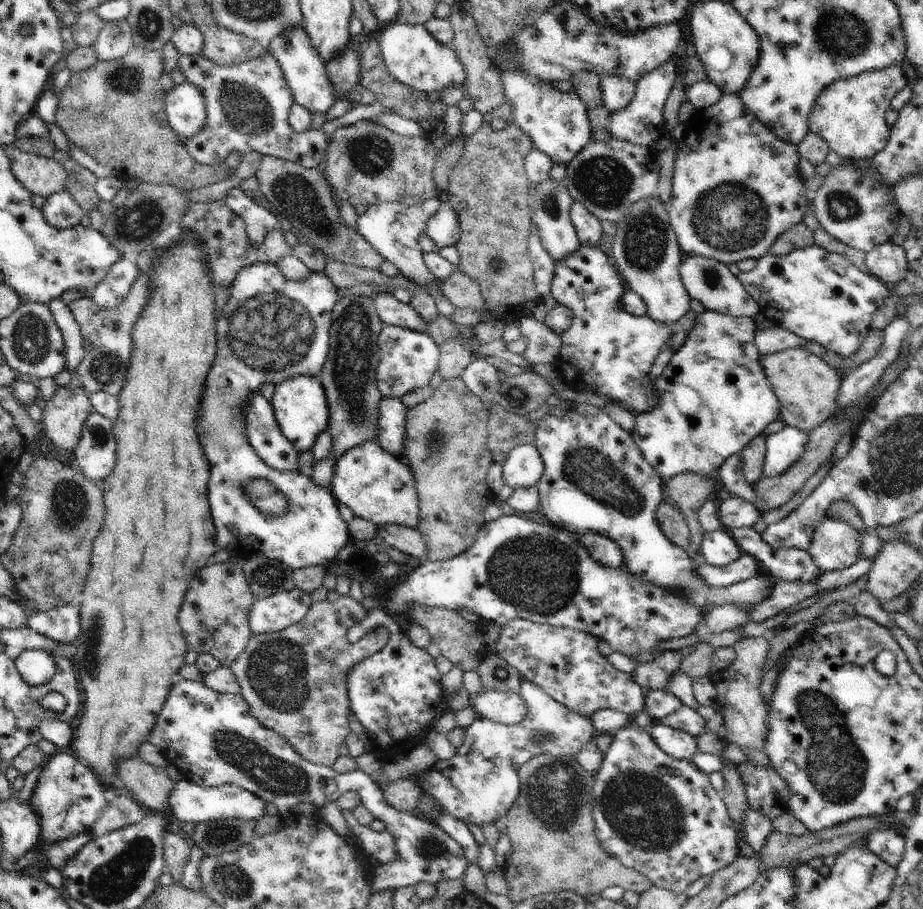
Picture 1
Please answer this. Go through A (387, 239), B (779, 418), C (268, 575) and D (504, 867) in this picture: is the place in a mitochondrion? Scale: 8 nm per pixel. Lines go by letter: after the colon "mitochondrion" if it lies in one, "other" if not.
A: other
B: other
C: mitochondrion
D: other

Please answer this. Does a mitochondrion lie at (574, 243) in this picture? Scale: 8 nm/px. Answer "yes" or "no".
no

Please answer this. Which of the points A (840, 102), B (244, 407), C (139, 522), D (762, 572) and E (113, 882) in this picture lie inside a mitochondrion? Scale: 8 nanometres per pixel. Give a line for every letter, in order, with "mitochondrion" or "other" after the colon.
A: other
B: other
C: other
D: other
E: mitochondrion

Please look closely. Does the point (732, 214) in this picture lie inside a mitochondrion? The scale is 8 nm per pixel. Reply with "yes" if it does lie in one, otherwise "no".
yes

